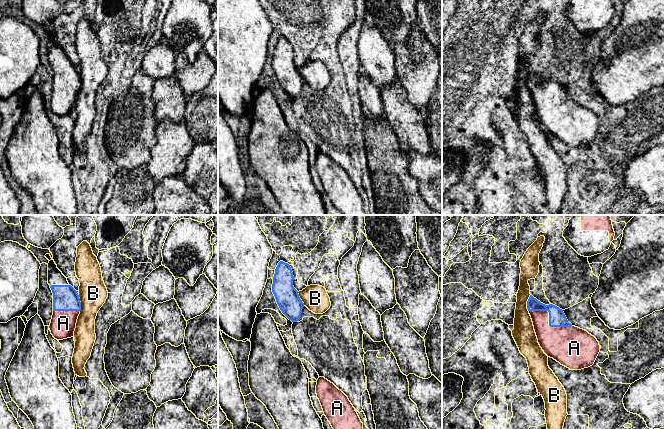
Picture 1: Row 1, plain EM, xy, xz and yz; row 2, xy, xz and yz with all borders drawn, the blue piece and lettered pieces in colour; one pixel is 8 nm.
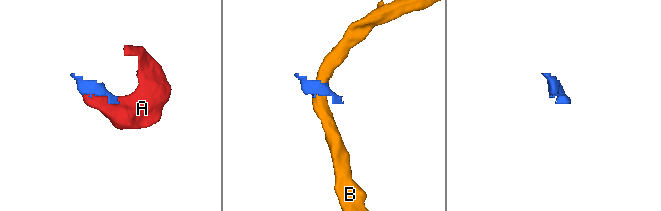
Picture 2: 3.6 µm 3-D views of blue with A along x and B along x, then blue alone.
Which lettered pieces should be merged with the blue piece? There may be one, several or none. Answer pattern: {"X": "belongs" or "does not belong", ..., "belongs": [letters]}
{"A": "belongs", "B": "does not belong", "belongs": ["A"]}

